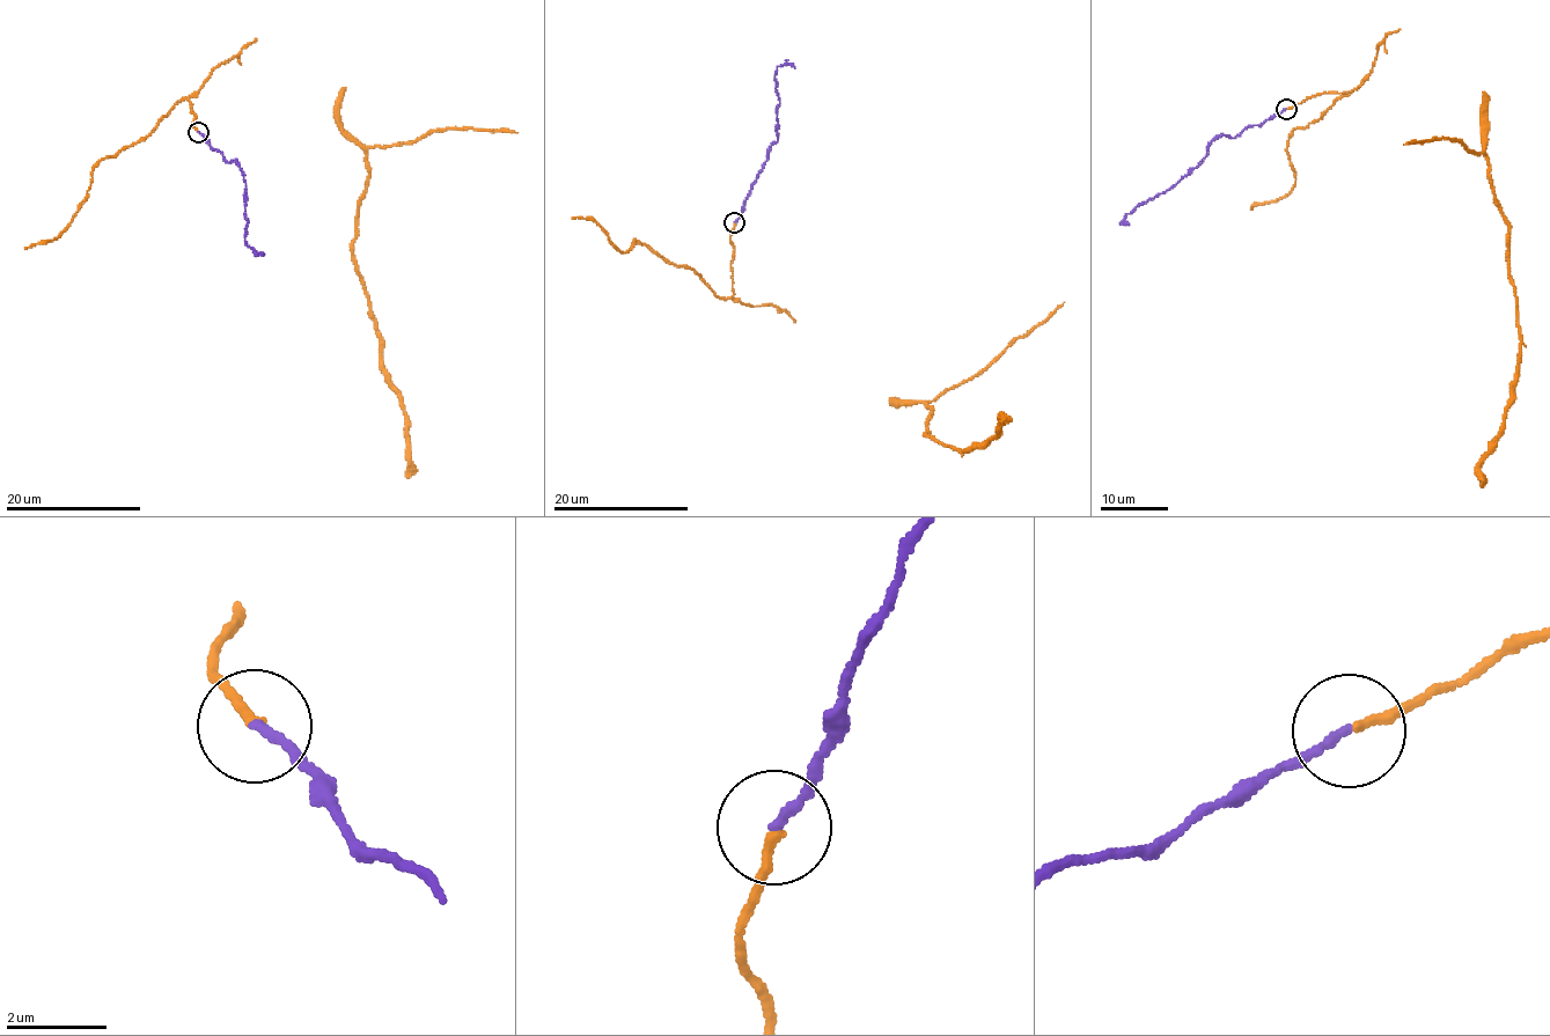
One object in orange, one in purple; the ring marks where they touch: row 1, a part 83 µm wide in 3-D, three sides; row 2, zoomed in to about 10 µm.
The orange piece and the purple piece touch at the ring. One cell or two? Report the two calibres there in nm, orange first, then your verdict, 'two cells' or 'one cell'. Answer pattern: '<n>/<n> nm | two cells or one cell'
190/190 nm | one cell

